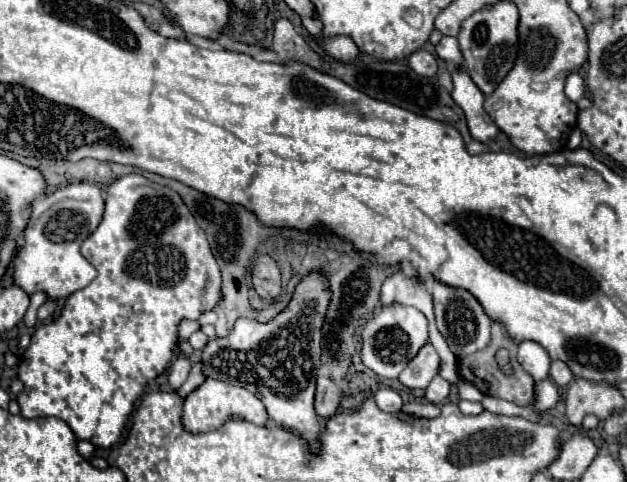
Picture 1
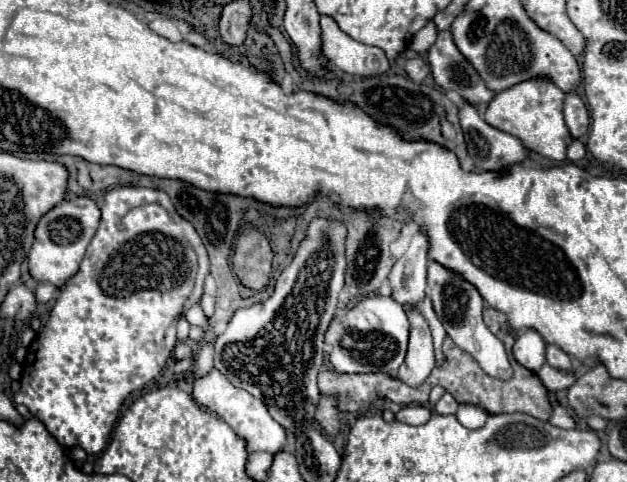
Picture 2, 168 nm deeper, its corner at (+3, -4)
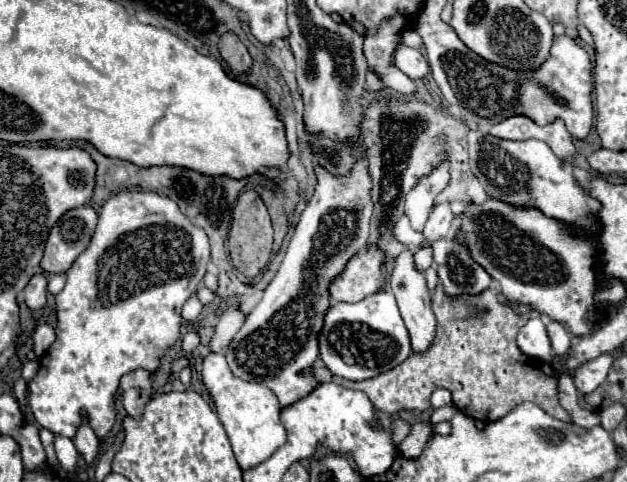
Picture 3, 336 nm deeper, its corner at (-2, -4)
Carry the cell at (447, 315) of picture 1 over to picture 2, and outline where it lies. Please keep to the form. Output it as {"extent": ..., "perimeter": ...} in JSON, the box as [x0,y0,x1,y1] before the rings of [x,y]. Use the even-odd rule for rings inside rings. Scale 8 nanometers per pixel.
{"extent":[429,262,511,380],"perimeter":[[[429,262],[429,298],[433,300],[435,312],[441,318],[445,332],[451,336],[451,340],[465,352],[469,352],[479,366],[493,378],[509,380],[511,378],[511,364],[507,358],[507,352],[501,344],[501,340],[491,334],[491,330],[483,324],[483,298],[479,290],[467,282],[461,274],[455,274],[453,270],[447,270],[445,266],[439,266],[439,262]]]}

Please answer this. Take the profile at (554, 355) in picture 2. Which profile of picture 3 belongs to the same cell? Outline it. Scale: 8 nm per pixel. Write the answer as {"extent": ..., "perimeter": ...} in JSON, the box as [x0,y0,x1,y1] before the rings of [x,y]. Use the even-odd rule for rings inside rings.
{"extent":[546,320,572,356],"perimeter":[[[546,320],[546,330],[548,330],[550,342],[552,342],[554,354],[564,356],[572,348],[572,338],[570,338],[568,330],[564,326],[560,326],[558,322],[552,322],[552,320]]]}

